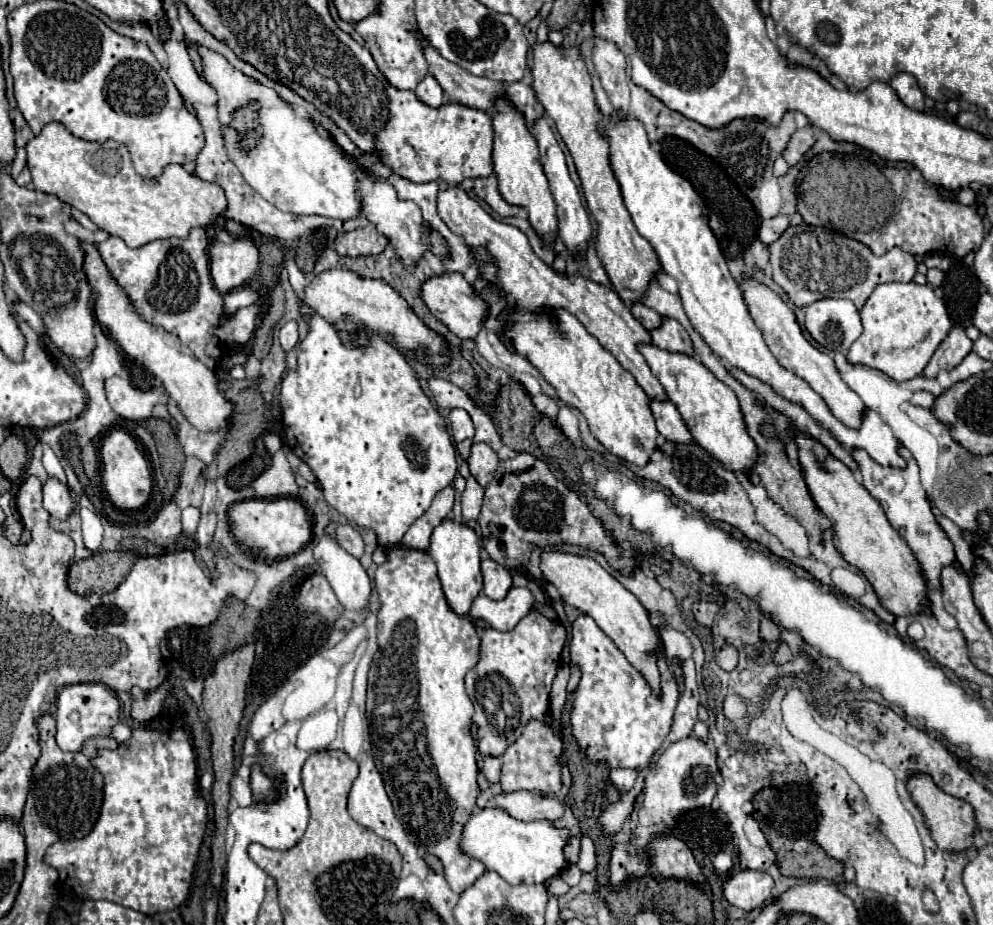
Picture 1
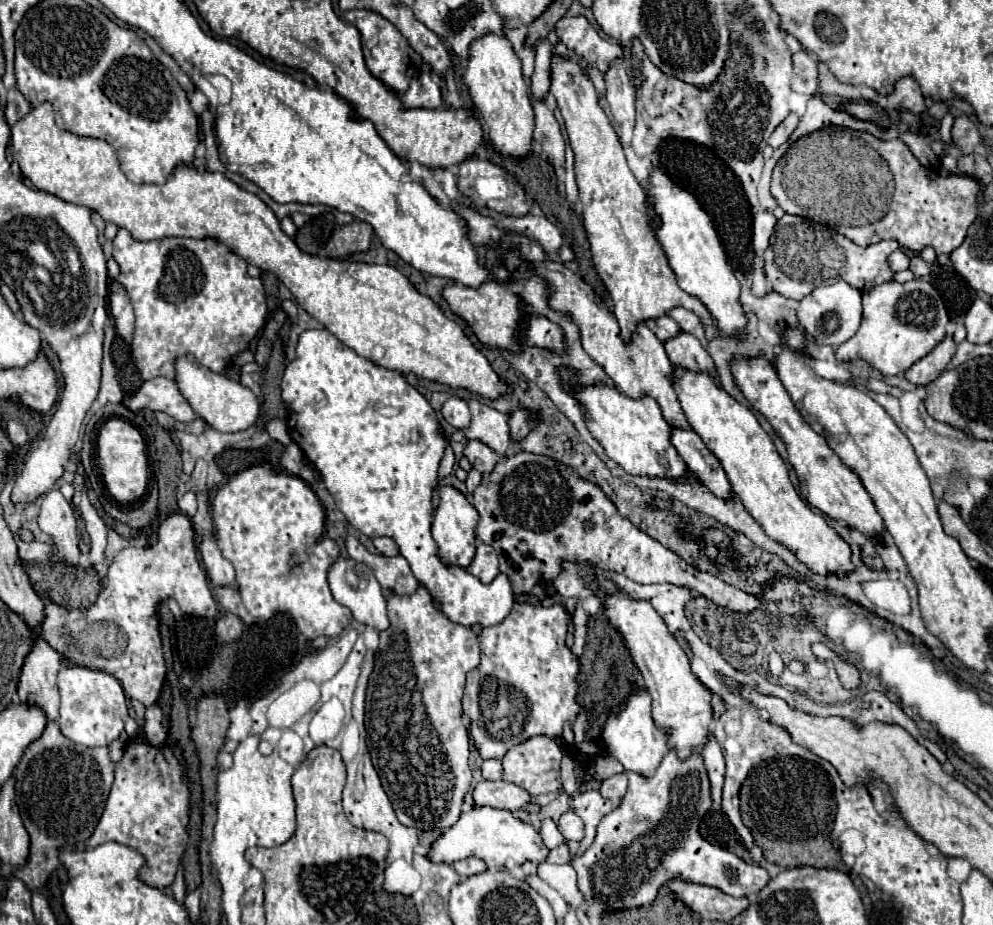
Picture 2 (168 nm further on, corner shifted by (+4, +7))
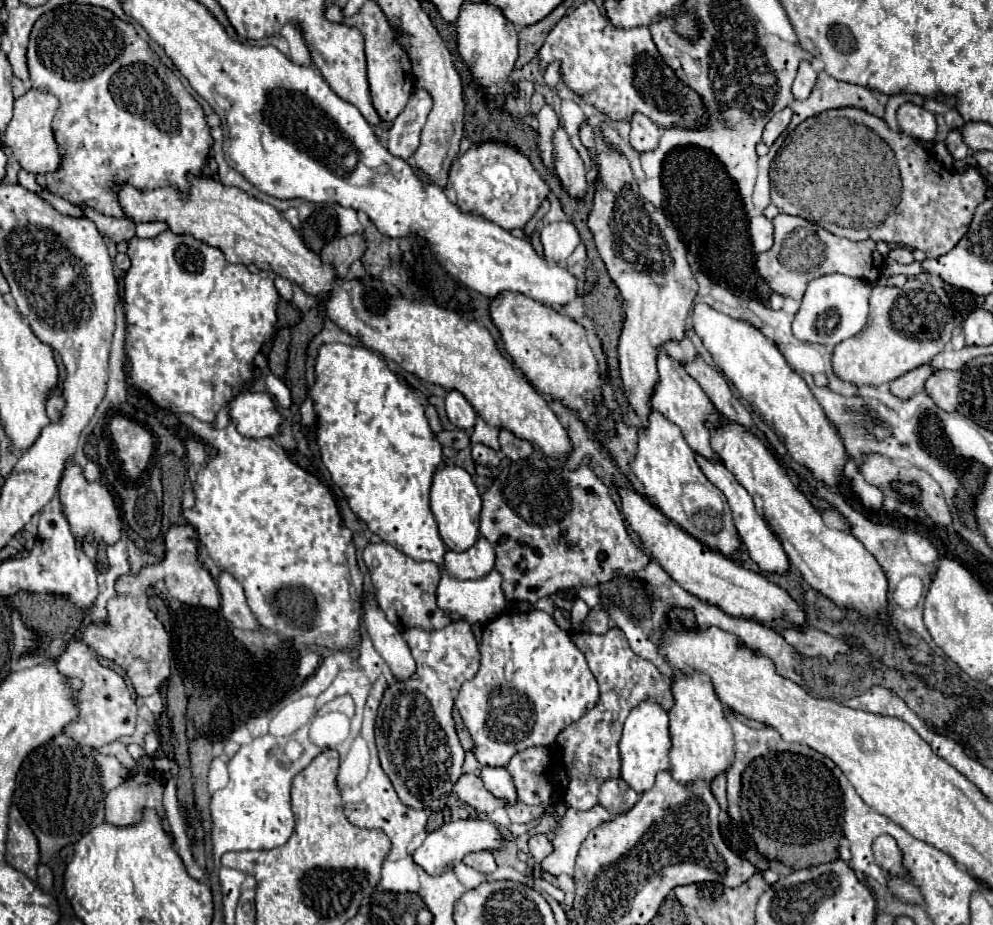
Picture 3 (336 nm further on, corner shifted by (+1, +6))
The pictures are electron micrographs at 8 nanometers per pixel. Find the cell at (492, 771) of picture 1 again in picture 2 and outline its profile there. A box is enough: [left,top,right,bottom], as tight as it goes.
[480,760,502,780]

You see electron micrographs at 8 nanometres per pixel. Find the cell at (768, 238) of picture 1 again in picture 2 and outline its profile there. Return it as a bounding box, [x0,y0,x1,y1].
[752,212,776,254]

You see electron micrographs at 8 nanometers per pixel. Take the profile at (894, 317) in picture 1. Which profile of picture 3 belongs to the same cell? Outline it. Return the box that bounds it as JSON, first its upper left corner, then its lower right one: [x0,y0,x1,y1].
[833,279,953,385]

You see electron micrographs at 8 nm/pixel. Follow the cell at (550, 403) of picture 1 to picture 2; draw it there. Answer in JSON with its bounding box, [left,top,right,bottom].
[508,408,532,442]

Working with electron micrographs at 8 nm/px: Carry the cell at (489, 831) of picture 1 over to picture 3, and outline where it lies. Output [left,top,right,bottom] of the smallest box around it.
[413,819,505,875]

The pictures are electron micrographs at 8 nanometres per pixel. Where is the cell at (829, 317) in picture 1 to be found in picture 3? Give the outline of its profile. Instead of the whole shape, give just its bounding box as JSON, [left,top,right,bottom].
[793,273,871,347]

